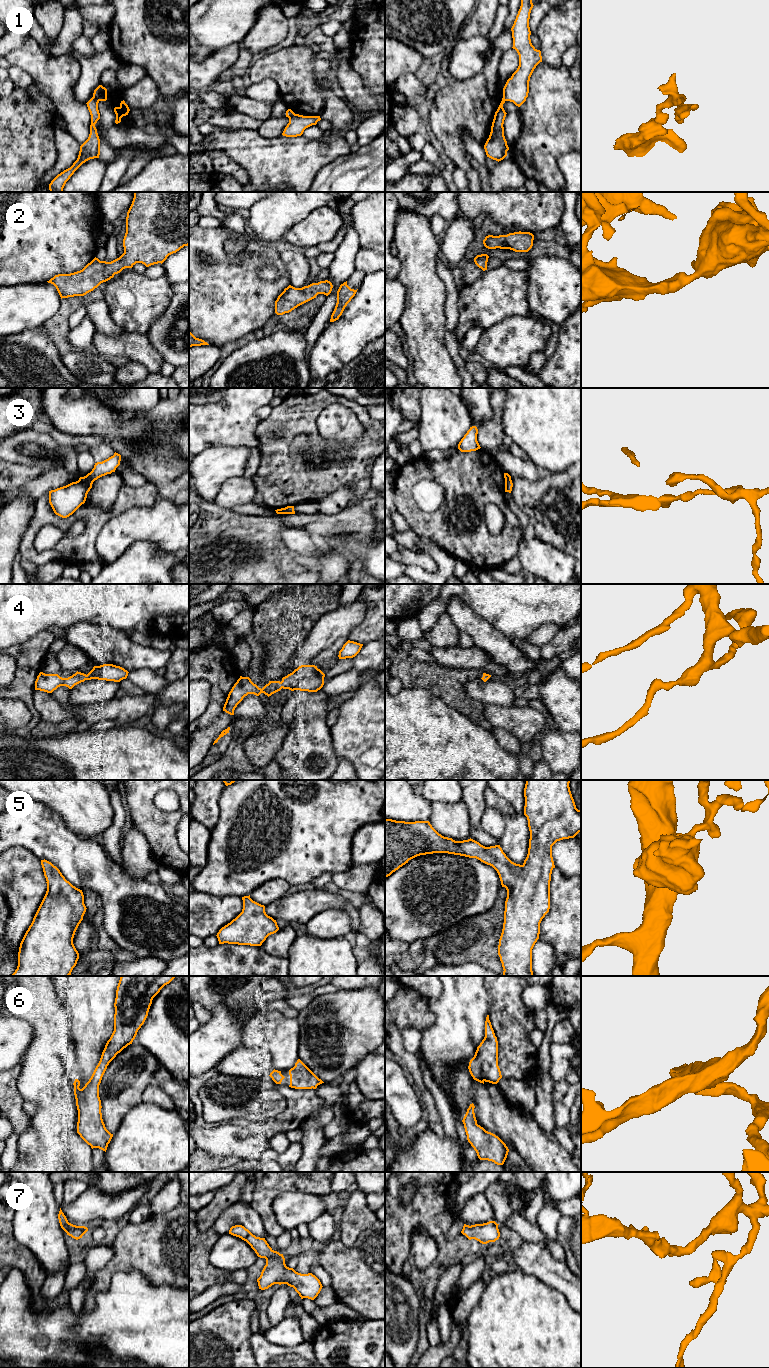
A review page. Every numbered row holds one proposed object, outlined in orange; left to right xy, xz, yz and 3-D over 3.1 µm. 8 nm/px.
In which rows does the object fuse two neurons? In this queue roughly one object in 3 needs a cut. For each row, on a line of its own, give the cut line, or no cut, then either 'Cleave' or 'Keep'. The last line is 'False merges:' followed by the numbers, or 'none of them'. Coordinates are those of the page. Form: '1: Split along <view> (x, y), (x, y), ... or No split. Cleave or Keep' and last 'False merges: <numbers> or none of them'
1: Split along xy (93, 96), (99, 100). Cleave
2: No split. Keep
3: Split along xy (84, 476), (93, 481). Cleave
4: No split. Keep
5: No split. Keep
6: No split. Keep
7: No split. Keep
False merges: 1, 3

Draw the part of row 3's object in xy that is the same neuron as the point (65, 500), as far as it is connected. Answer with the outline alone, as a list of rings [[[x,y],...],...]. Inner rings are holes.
[[[80,477],[78,481],[49,491],[49,503],[54,513],[62,518],[72,515],[85,503],[93,481]]]

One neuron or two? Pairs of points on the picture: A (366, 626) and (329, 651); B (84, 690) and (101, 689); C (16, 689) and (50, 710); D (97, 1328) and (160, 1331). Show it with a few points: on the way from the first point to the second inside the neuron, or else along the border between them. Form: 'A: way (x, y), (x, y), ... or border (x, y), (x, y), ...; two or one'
A: border (362, 619), (350, 631), (347, 639); two
B: way (88, 690), (97, 690); one
C: border (34, 690), (34, 707), (42, 720); two
D: way (113, 1328), (144, 1328); one

